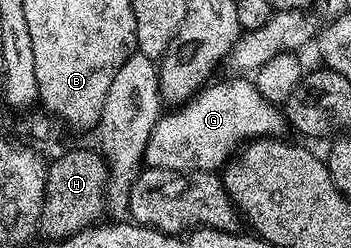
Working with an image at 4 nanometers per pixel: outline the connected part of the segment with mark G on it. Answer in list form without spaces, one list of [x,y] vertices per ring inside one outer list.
[[[246,76],[234,77],[213,81],[193,99],[175,109],[178,111],[161,115],[144,149],[144,162],[149,169],[181,174],[216,172],[242,145],[282,134],[286,119],[281,109],[262,96],[255,81]]]

